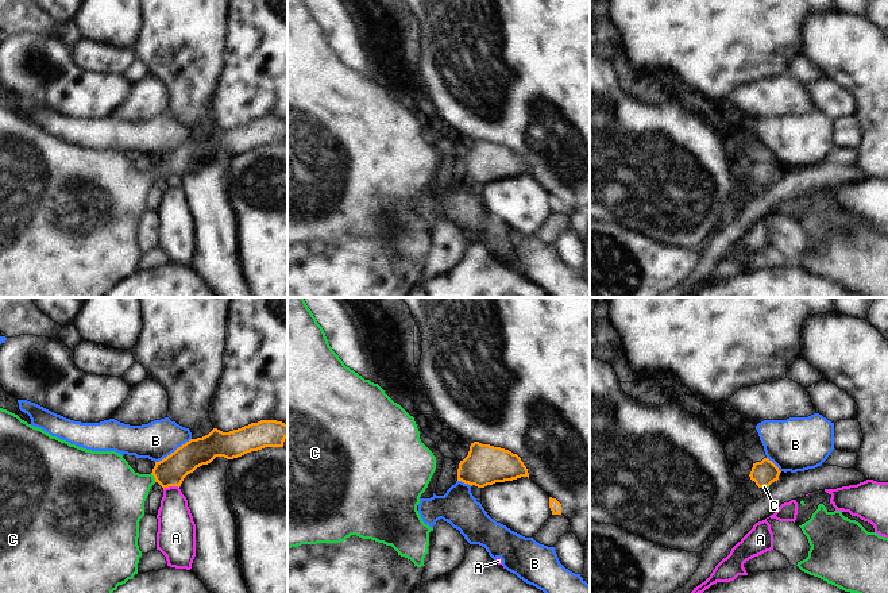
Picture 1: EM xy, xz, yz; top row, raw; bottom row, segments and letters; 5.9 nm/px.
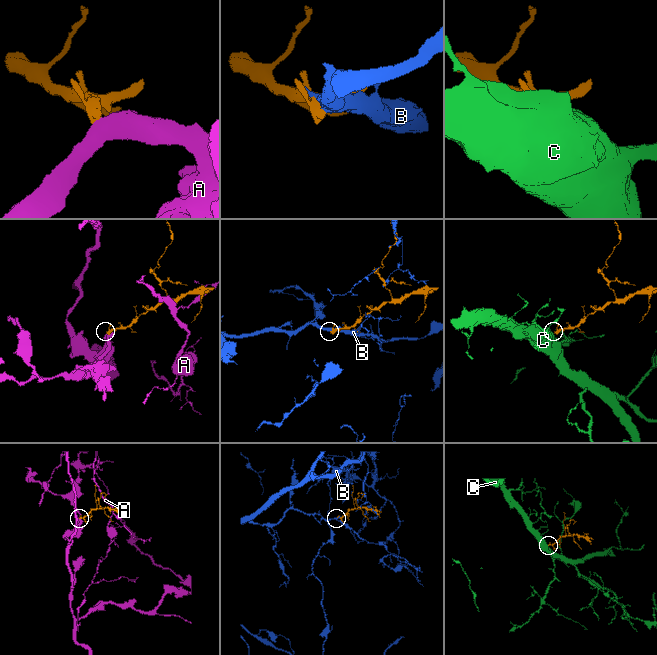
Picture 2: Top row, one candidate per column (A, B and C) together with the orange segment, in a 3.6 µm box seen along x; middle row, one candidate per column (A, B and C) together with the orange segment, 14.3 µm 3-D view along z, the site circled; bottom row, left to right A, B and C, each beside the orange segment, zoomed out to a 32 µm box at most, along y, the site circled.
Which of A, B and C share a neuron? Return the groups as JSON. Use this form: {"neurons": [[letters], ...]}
{"neurons": [["A"], ["B"], ["C"]]}

